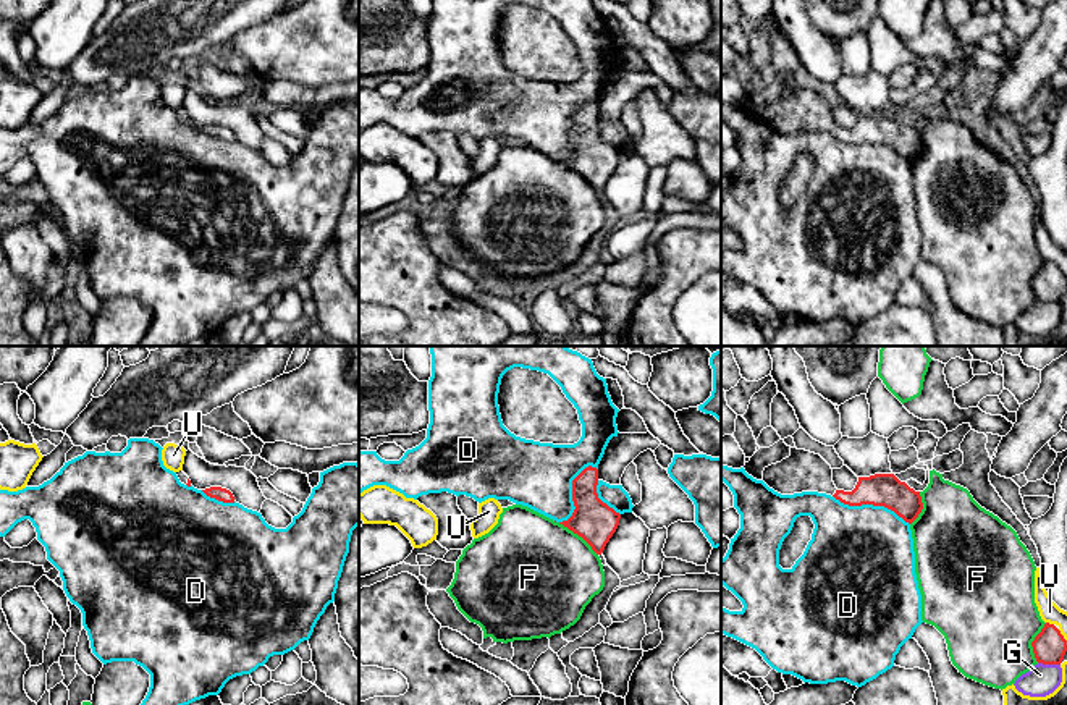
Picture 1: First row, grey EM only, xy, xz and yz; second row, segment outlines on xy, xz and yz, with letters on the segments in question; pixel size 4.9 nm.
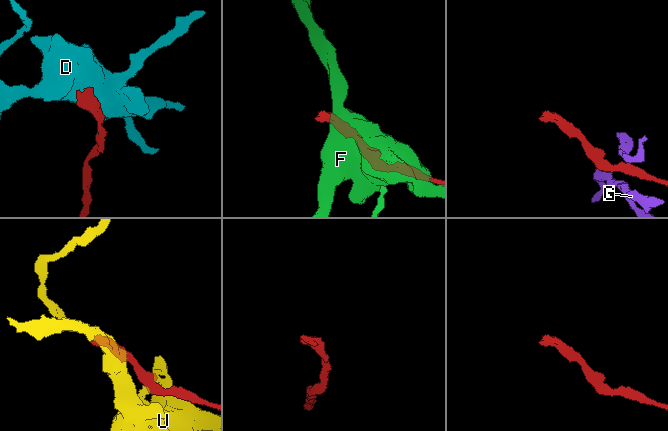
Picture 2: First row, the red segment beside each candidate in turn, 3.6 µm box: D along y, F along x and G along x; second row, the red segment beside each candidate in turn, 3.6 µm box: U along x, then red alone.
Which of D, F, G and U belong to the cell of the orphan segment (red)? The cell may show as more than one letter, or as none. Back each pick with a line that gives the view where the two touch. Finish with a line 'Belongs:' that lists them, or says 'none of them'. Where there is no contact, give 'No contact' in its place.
Belongs: none of them

